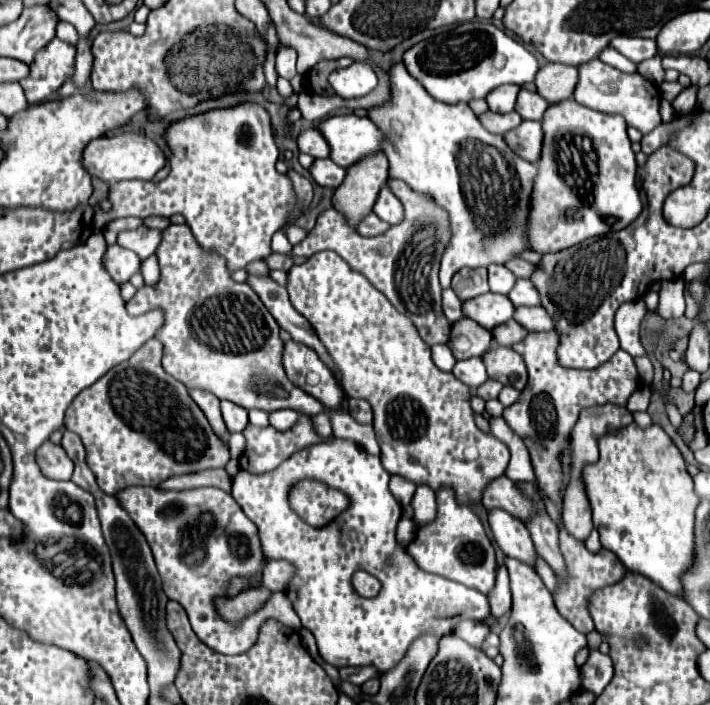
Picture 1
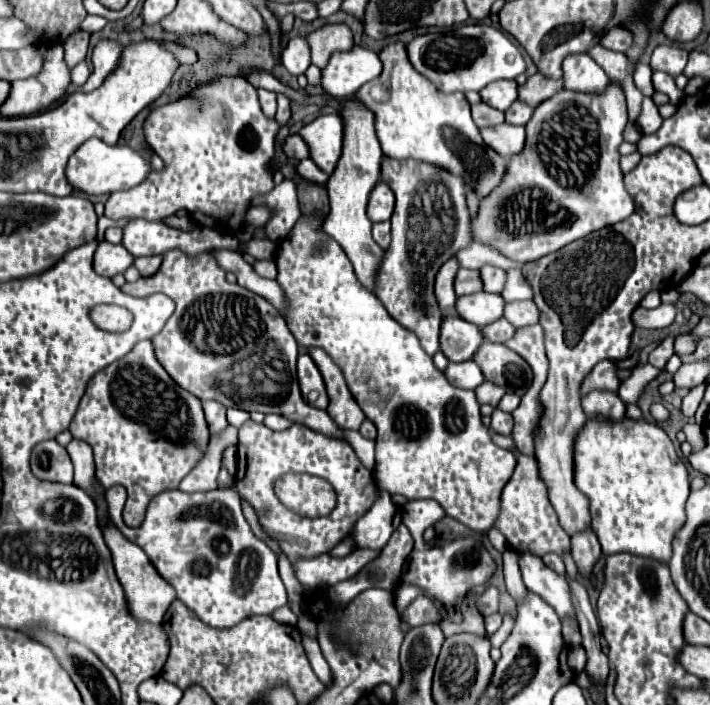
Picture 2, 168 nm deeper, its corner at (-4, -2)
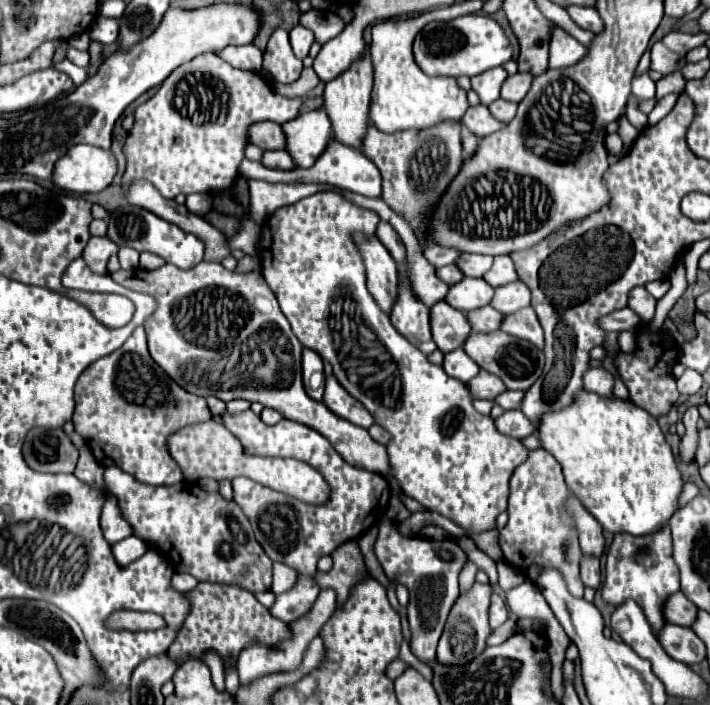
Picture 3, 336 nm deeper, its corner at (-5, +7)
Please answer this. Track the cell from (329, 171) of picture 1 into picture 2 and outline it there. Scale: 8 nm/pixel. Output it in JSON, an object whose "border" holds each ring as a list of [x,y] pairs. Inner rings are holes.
{"border":[[[312,159],[300,161],[298,167],[296,167],[296,171],[298,171],[300,177],[304,177],[304,179],[308,179],[312,183],[318,183],[318,185],[326,185],[328,183],[328,173],[324,173],[318,165],[314,165]]]}

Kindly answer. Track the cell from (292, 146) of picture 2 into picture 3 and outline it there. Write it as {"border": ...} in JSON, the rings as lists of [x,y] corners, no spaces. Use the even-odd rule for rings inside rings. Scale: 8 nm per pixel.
{"border":[[[255,122],[247,132],[249,144],[259,146],[261,150],[281,150],[285,148],[285,134],[279,124],[273,122]]]}

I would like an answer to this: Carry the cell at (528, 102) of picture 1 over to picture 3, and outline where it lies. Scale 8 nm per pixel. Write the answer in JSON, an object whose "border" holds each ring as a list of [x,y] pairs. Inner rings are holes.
{"border":[[[499,98],[493,104],[489,104],[489,112],[493,112],[493,118],[497,118],[501,122],[511,122],[517,112],[517,104],[511,104],[511,102]]]}

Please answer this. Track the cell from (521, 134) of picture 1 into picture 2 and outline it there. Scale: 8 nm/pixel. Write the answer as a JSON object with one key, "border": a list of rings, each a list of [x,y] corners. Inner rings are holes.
{"border":[[[502,123],[496,127],[482,129],[482,137],[484,137],[484,143],[488,147],[492,147],[496,153],[500,153],[504,157],[514,157],[516,153],[522,153],[522,149],[524,149],[526,129]]]}

